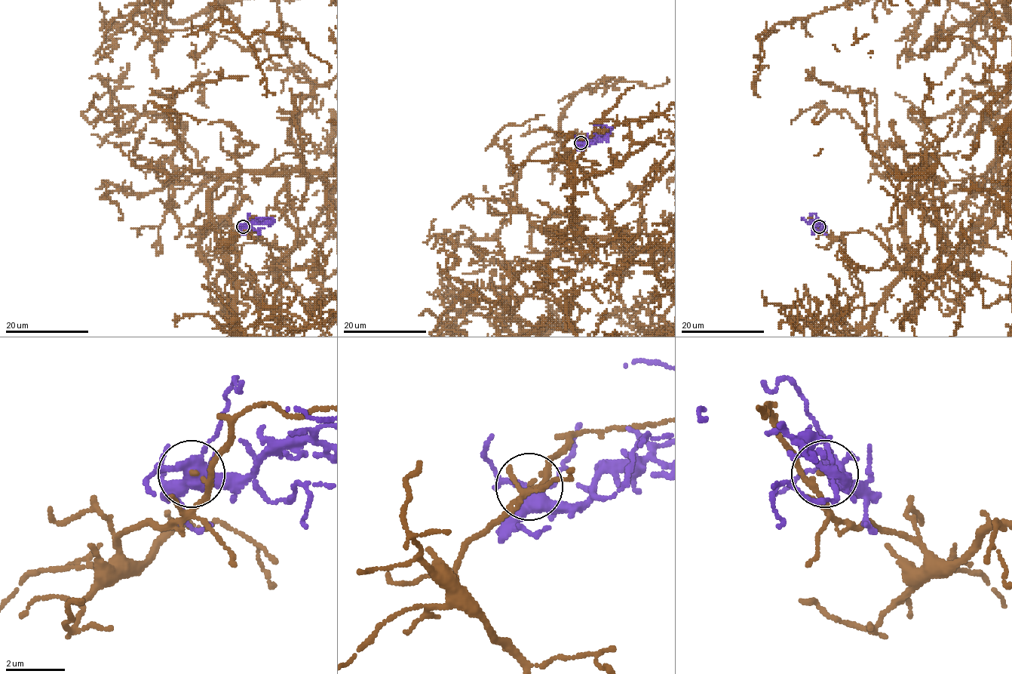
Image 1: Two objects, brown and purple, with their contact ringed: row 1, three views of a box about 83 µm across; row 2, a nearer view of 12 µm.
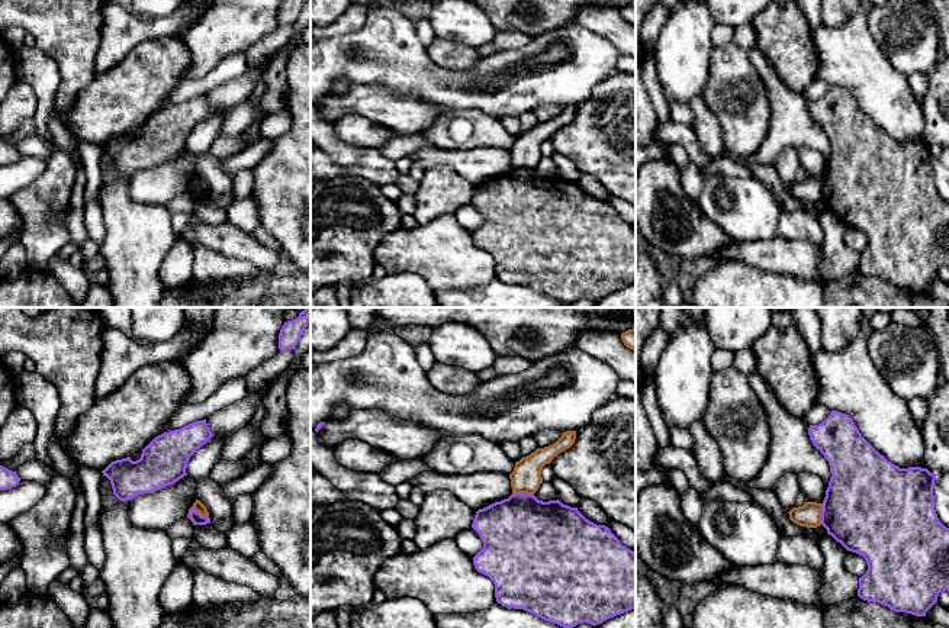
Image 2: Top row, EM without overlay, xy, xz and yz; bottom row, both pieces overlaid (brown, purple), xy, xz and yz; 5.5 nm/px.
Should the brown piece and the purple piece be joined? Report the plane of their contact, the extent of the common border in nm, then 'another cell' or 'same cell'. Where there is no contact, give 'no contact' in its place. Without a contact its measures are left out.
xz | 120 nm | another cell

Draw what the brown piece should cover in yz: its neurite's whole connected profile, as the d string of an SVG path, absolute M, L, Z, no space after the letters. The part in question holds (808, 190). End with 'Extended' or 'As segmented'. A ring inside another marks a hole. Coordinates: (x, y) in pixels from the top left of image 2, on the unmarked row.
M805 177L802 181L792 183L788 189L794 199L807 203L817 203L821 200L821 186L823 178Z. As segmented

